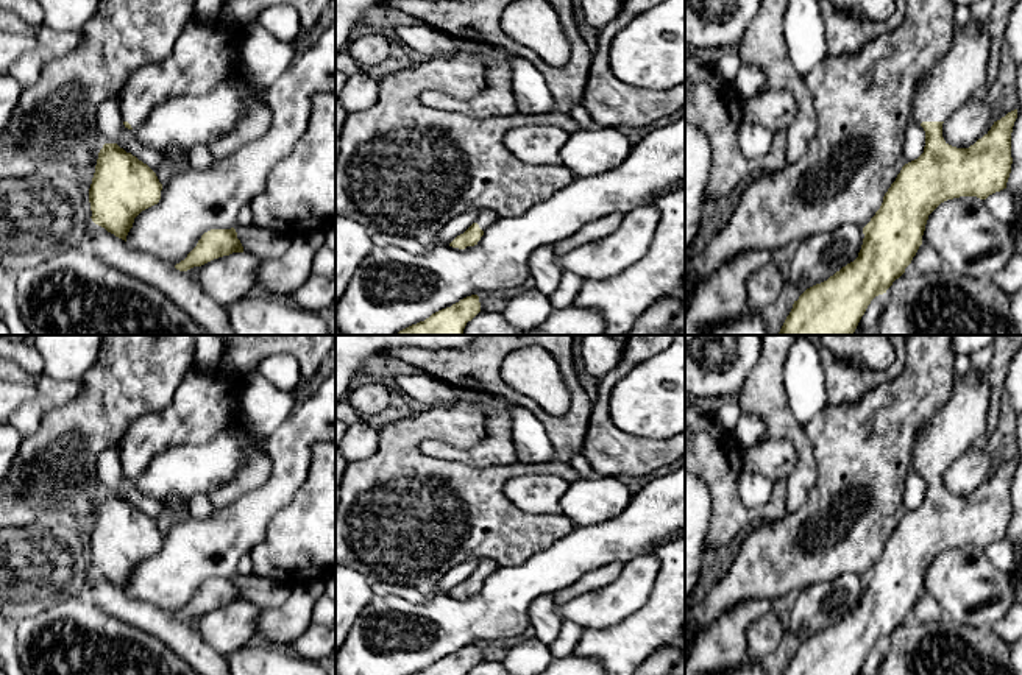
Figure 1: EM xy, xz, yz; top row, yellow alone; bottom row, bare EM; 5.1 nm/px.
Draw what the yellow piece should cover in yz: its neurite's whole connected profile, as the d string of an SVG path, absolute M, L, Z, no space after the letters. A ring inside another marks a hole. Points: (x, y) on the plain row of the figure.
M974 369L953 382L950 399L922 429L914 451L913 466L925 480L924 502L905 513L883 546L883 552L863 577L858 606L830 625L807 638L794 650L783 675L858 675L871 650L886 642L911 613L919 595L928 564L944 550L960 546L986 549L1006 538L1011 522L1011 482L1017 458L994 471L991 479L969 497L949 494L942 486L942 472L967 449L975 447L985 432L991 404L991 385Z

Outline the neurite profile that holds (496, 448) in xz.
M507 412L491 415L487 421L485 436L470 447L454 447L445 441L426 440L420 444L420 449L431 458L457 461L474 468L518 461L512 436L512 418Z

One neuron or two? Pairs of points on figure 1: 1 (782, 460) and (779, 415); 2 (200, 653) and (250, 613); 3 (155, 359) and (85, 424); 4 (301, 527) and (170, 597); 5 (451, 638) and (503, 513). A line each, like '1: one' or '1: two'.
1: two
2: two
3: one
4: two
5: two

